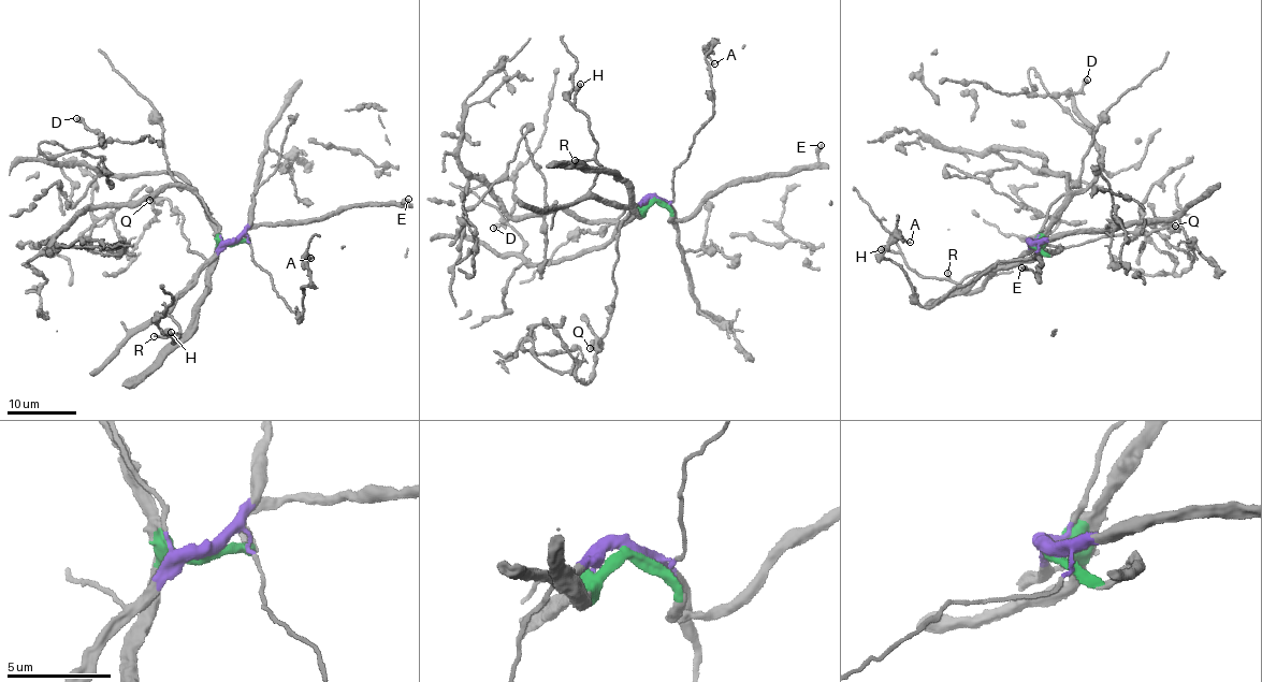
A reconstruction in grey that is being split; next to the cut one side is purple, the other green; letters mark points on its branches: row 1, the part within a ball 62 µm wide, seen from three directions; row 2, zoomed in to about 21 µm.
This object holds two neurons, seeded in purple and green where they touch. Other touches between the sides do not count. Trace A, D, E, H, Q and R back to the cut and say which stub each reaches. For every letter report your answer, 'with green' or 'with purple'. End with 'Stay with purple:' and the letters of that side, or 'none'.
A: with purple
D: with green
E: with green
H: with purple
Q: with purple
R: with purple
Stay with purple: A, H, Q, R

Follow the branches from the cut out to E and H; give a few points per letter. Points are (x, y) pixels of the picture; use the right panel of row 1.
E: (1031, 244), (1046, 254), (1057, 248), (1061, 252), (1054, 255), (1046, 250), (1038, 255), (1041, 273), (1021, 267)
H: (1031, 244), (1024, 255), (986, 271), (969, 274), (957, 283), (913, 272), (900, 254), (880, 249)

